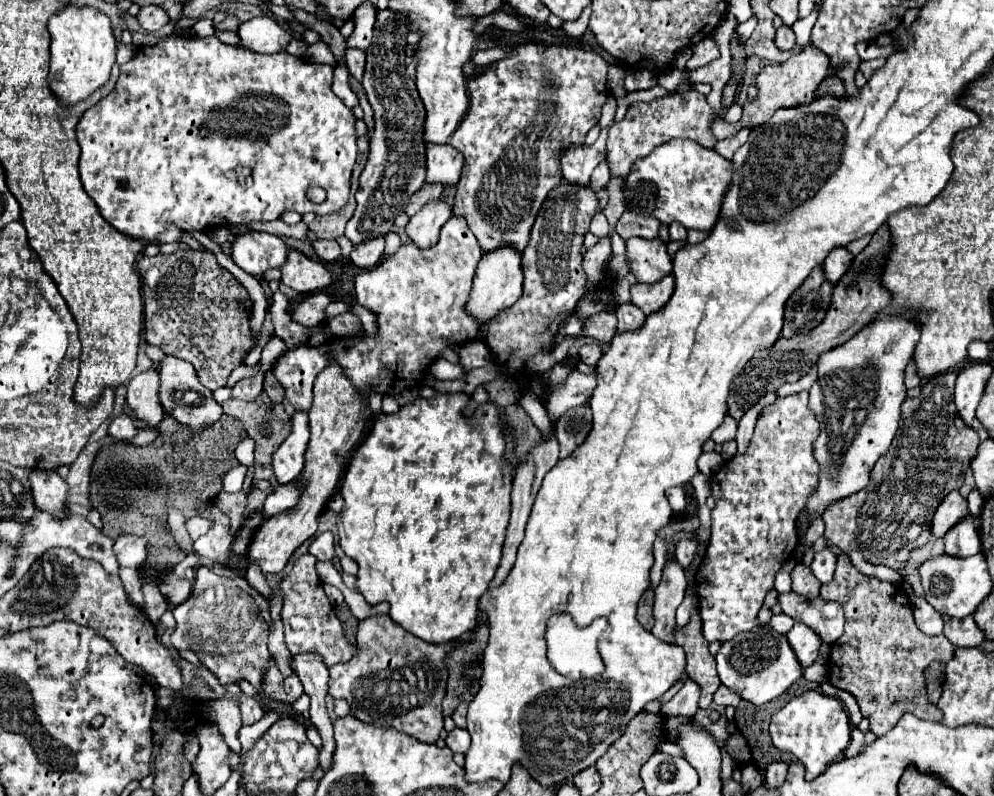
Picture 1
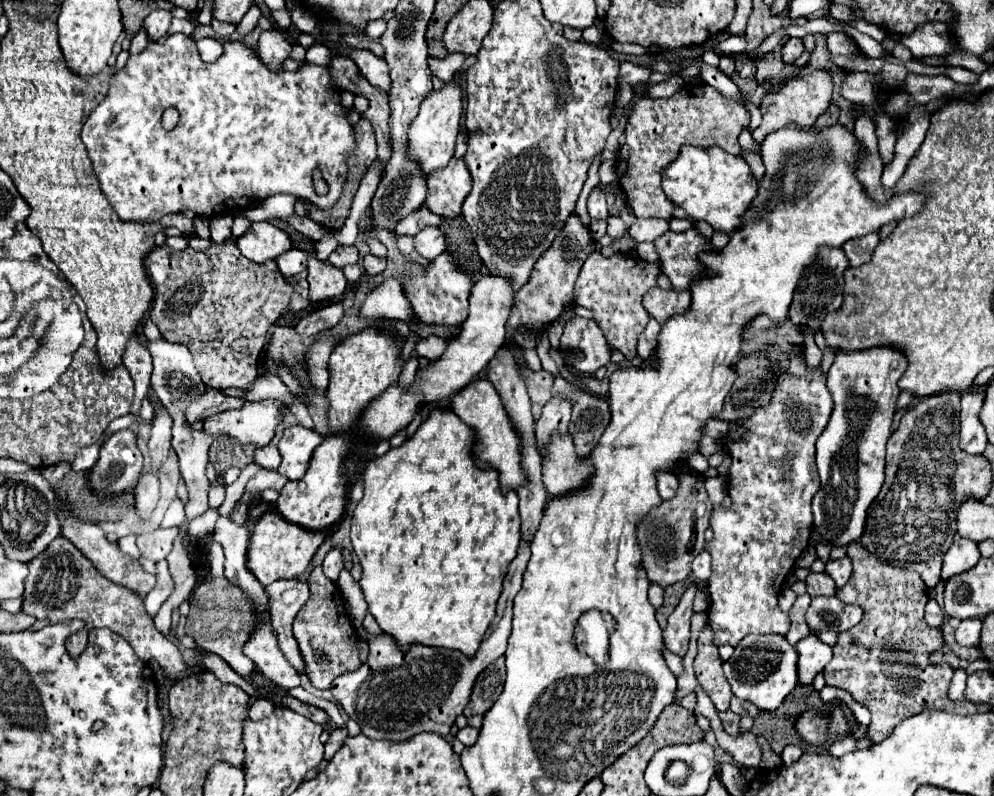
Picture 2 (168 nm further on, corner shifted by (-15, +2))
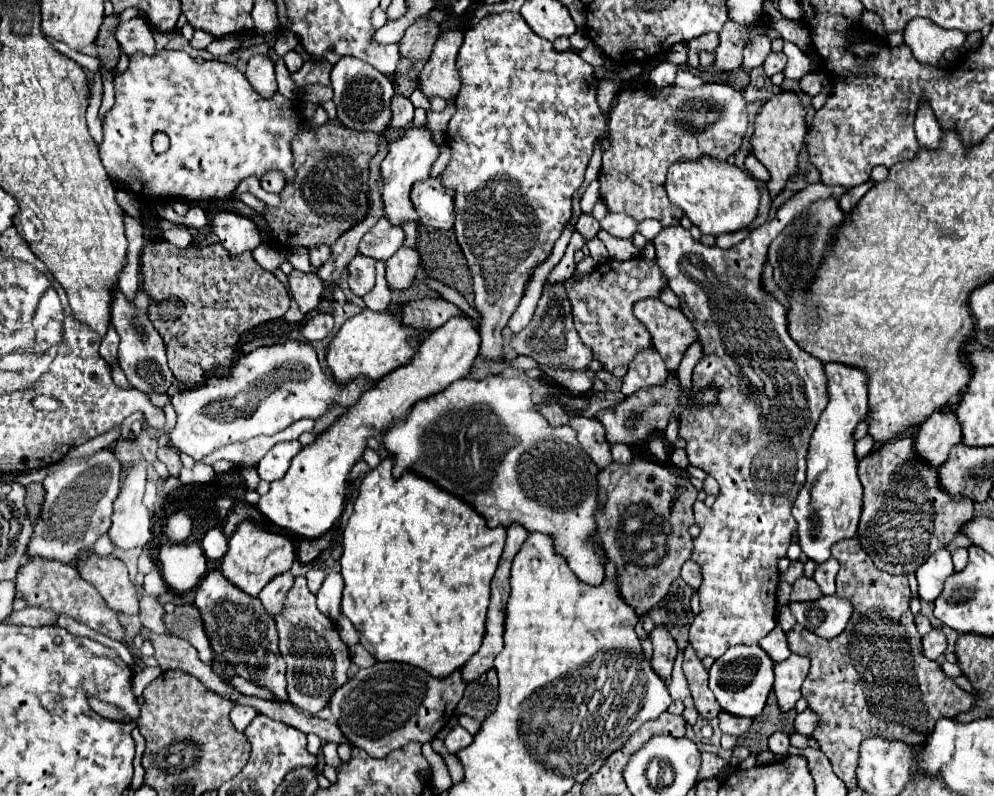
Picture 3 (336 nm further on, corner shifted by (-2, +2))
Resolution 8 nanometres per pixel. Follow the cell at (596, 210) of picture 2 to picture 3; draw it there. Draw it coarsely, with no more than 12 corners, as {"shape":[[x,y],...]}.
{"shape":[[581,214],[579,230],[587,240],[597,236],[599,222],[591,214]]}

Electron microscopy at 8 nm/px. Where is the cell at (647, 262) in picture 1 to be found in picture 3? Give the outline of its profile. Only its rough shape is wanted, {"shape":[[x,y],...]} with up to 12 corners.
{"shape":[[815,182],[733,248],[667,226],[657,264],[703,356],[689,464],[699,658],[775,628],[777,562],[827,406],[761,288]]}

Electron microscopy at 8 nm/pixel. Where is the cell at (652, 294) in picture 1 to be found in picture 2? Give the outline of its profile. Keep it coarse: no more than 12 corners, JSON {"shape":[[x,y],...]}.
{"shape":[[652,288],[644,308],[664,324],[690,308],[690,292]]}

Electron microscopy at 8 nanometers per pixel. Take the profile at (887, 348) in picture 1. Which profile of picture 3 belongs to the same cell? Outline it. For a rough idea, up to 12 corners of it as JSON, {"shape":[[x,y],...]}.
{"shape":[[837,362],[793,504],[817,564],[853,538],[863,508],[853,432],[869,376]]}

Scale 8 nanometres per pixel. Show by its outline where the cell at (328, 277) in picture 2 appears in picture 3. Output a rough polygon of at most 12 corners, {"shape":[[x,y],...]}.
{"shape":[[293,270],[289,290],[301,312],[319,306],[325,282],[317,272]]}

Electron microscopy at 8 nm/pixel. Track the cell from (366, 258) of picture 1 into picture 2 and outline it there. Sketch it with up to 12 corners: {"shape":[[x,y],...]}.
{"shape":[[364,256],[362,266],[368,276],[386,270],[386,258]]}

